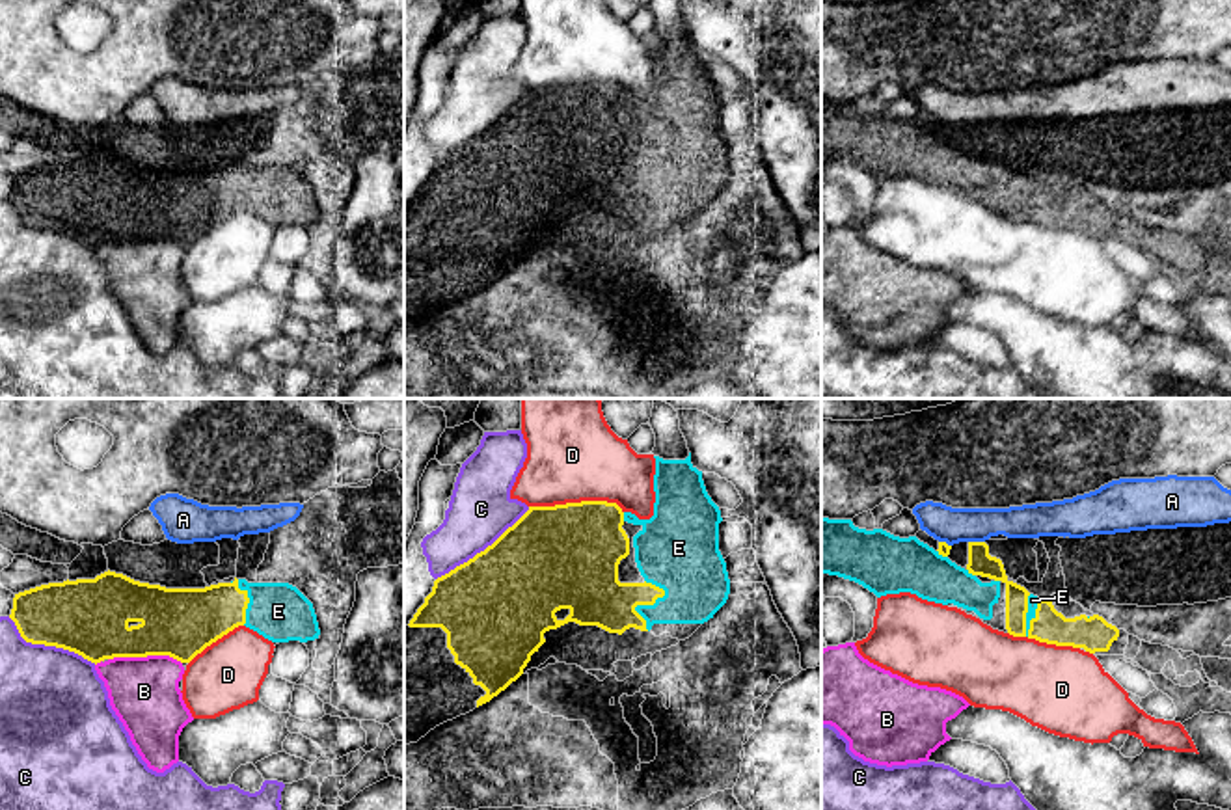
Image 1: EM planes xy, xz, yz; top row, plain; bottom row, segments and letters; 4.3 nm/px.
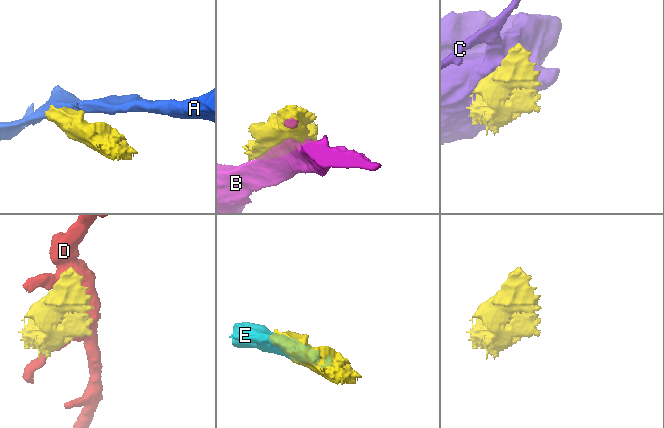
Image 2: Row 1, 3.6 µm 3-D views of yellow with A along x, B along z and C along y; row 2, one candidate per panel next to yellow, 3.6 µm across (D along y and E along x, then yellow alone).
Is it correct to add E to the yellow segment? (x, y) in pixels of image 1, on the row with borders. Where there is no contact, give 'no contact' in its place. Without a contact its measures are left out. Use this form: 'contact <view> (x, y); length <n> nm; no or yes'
contact yz (1025, 615); length 190 nm; yes

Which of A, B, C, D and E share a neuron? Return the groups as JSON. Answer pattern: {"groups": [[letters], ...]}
{"groups": [["A"], ["B"], ["C"], ["D"], ["E"]]}

